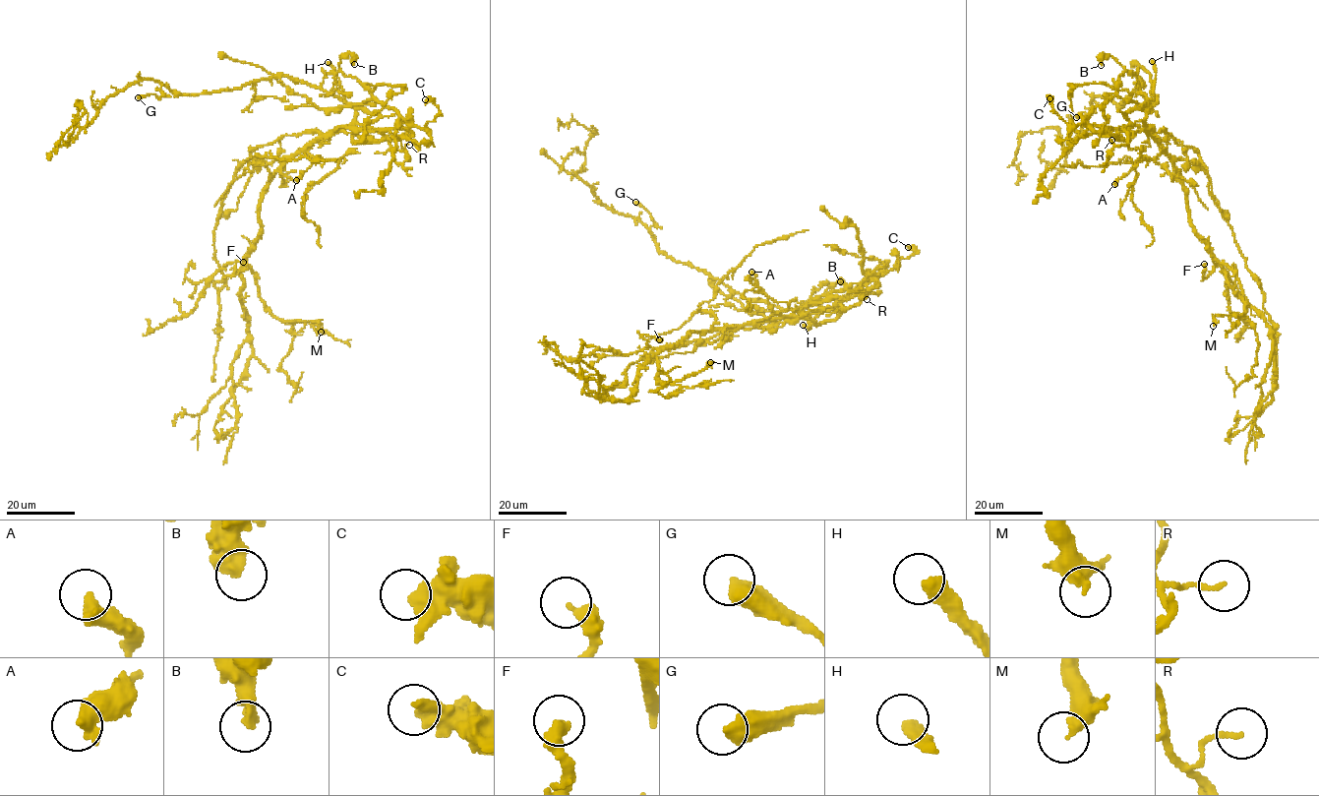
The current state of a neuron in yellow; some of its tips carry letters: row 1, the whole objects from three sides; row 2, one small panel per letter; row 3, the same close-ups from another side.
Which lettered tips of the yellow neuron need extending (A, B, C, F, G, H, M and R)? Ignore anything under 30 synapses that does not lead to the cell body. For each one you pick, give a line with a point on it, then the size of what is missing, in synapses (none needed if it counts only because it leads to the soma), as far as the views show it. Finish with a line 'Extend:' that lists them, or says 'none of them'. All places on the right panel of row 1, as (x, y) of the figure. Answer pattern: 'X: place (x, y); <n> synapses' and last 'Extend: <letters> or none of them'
H: place (1152, 61)
Extend: H

